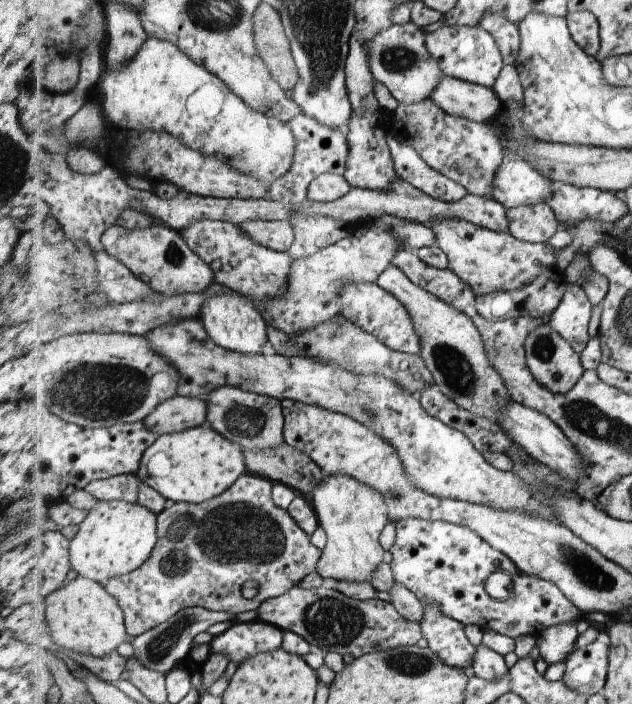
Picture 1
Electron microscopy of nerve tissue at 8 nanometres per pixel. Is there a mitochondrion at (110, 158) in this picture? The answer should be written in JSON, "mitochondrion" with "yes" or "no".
{"mitochondrion":"no"}

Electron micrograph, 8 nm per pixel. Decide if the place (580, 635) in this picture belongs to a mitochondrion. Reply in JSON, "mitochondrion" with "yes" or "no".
{"mitochondrion":"no"}

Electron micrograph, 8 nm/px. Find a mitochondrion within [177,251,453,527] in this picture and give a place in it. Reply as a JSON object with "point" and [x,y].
{"point":[245,420]}

